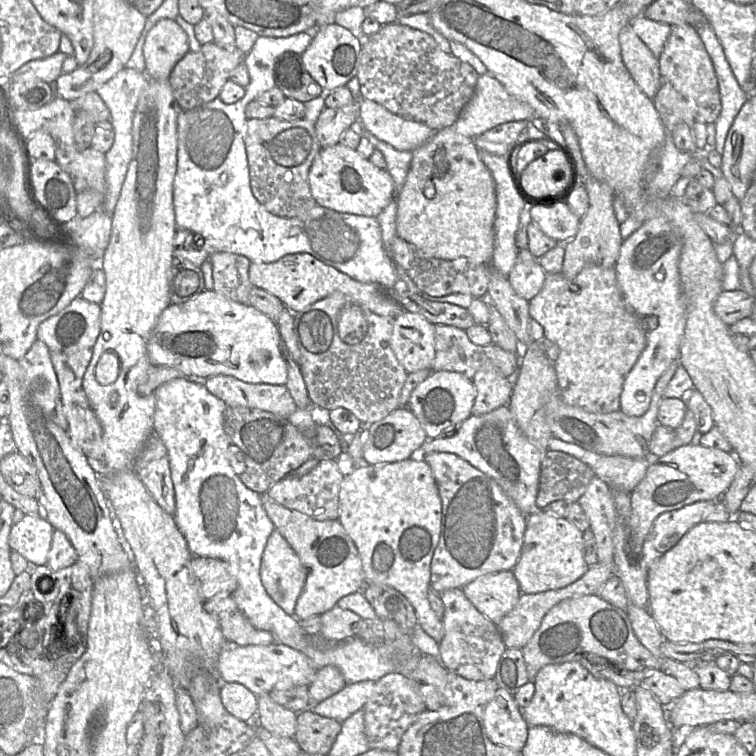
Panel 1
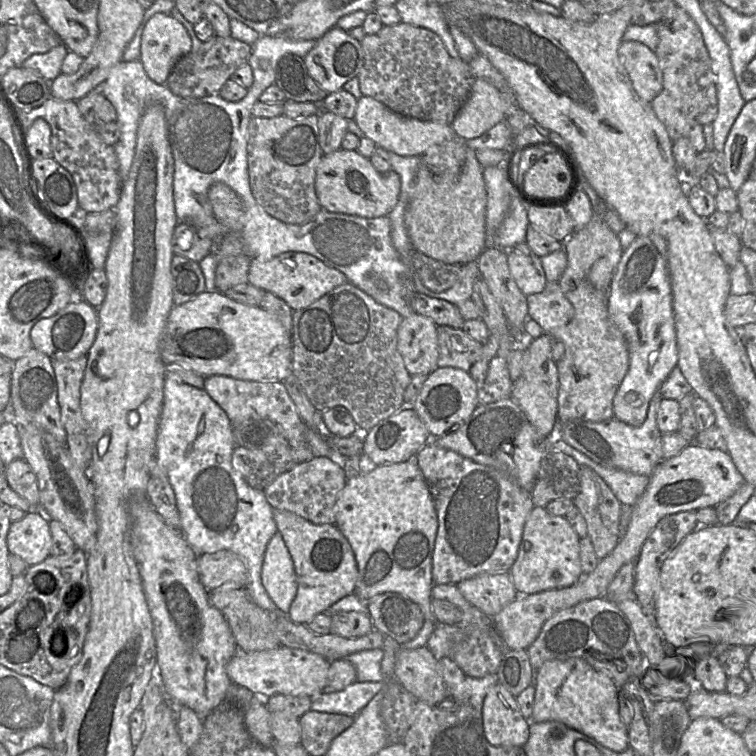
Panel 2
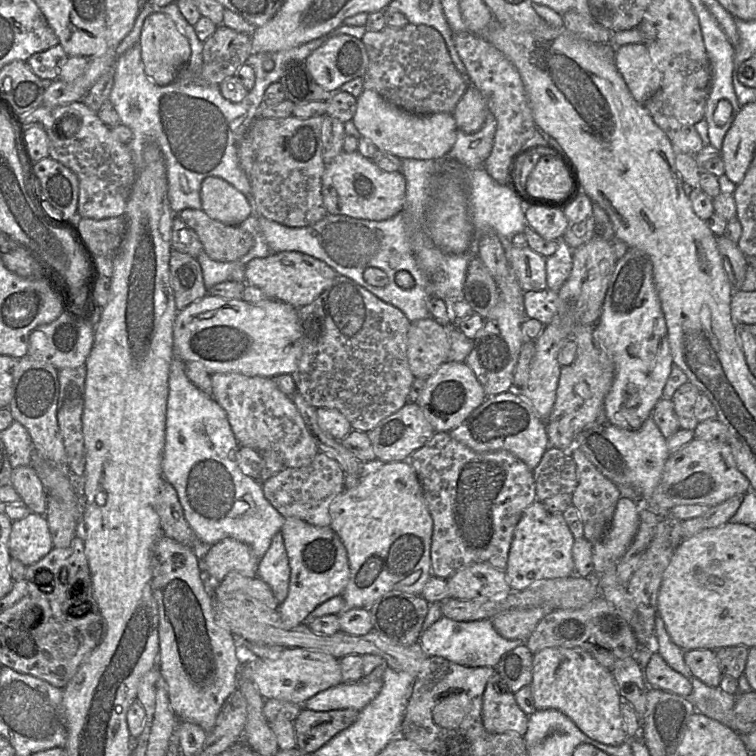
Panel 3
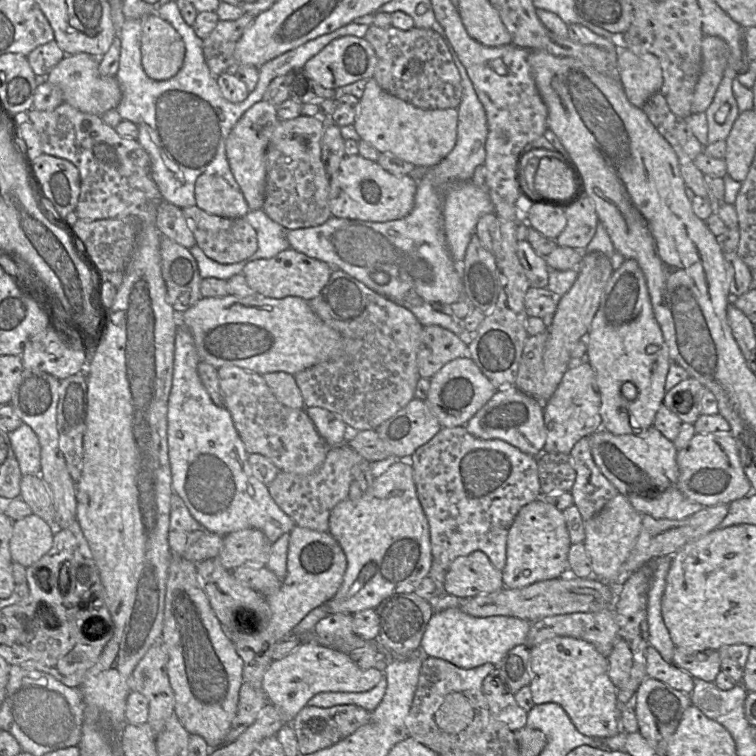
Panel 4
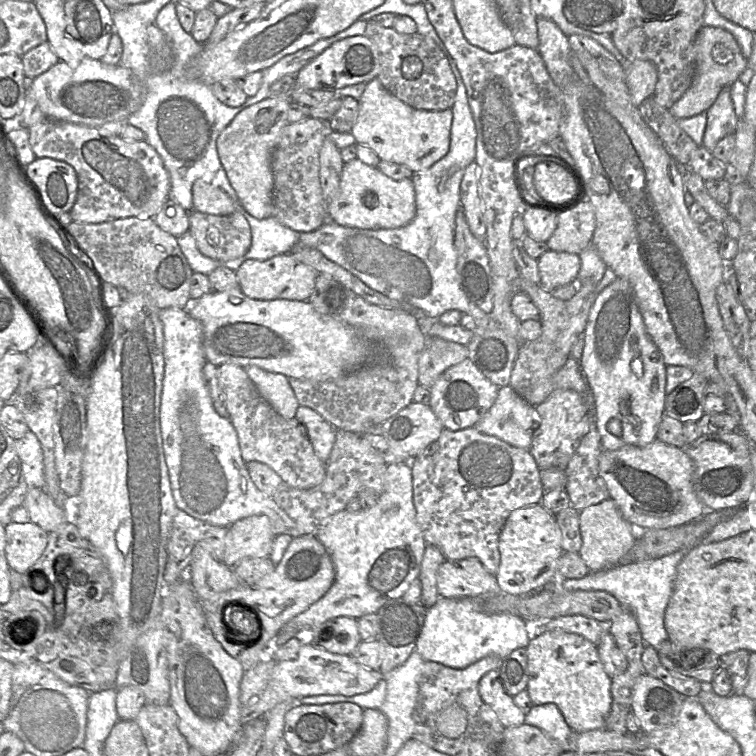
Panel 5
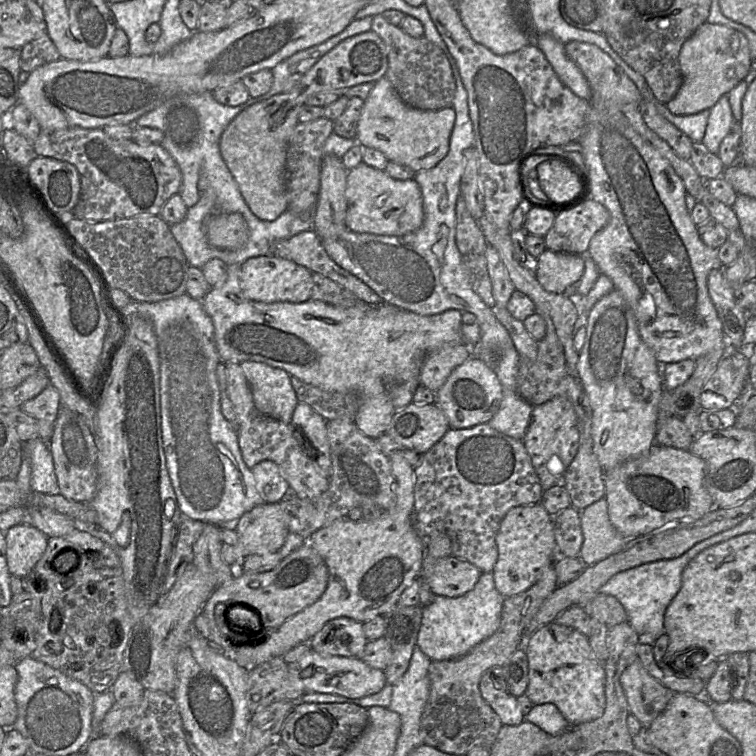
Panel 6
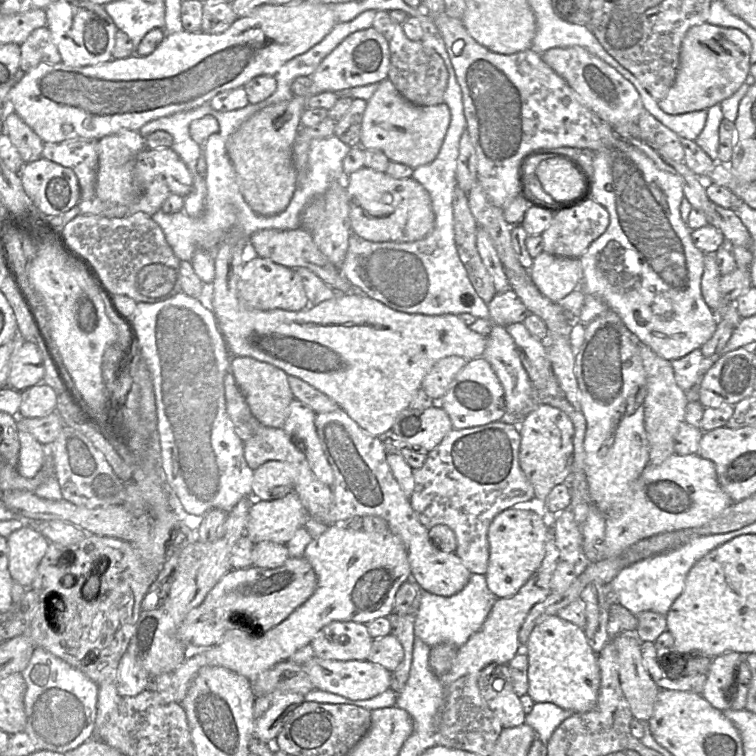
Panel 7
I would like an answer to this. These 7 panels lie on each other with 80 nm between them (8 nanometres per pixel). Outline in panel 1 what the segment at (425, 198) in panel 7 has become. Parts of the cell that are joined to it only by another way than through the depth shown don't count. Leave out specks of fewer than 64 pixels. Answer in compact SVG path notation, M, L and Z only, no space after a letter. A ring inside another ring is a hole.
M340 143L320 149L310 167L308 182L316 204L340 213L376 217L390 203L394 195L394 182L386 169L376 167L369 158L361 156L356 149Z

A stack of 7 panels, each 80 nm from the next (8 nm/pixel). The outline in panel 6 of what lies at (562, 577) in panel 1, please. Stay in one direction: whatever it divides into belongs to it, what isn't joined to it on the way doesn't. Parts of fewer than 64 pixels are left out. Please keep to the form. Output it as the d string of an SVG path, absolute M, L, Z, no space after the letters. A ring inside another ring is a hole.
M540 503L511 508L500 523L495 542L498 557L492 575L497 591L505 598L515 596L529 589L539 579L545 568L557 559L553 516Z

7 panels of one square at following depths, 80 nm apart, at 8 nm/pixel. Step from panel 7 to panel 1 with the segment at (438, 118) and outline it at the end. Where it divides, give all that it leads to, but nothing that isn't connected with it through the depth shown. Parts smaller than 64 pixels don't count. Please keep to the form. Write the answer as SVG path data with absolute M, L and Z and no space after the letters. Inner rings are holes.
M369 99L358 101L359 121L364 130L397 150L413 151L435 133L427 125L394 114L375 101Z

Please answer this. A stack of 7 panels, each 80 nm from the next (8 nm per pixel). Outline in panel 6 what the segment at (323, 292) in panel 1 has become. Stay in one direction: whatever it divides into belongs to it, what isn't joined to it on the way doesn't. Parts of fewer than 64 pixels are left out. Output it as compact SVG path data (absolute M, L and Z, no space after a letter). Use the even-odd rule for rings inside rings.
M266 255L250 258L241 265L241 289L243 295L252 301L262 303L302 303L311 299L313 287L312 272L295 262Z

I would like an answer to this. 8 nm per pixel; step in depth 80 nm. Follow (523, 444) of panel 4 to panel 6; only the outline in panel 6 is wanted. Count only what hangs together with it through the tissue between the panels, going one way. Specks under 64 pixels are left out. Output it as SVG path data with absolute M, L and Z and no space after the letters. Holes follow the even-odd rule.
M503 389L499 409L487 424L502 434L523 440L531 422L532 408L516 390Z

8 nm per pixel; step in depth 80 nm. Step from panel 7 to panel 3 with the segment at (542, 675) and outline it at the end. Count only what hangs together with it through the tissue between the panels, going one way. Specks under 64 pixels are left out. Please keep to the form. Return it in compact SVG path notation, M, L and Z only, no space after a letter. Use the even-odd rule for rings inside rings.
M546 648L534 654L530 688L535 710L562 712L589 738L611 746L618 746L629 739L620 712L621 698L612 674L587 651L581 648Z

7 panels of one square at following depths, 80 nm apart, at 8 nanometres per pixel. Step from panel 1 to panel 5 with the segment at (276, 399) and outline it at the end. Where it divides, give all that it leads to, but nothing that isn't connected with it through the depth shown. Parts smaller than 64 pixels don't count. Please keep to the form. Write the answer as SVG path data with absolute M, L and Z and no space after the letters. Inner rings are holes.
M222 364L218 377L229 420L237 432L242 459L246 463L258 461L268 465L289 487L310 489L320 485L326 474L325 464L316 456L306 428L295 417L286 419L279 415L260 395L243 367Z

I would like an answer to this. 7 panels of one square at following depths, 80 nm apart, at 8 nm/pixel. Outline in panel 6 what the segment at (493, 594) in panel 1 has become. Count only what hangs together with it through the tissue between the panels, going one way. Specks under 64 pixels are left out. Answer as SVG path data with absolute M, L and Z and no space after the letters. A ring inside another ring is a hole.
M424 555L421 578L435 596L458 597L471 591L482 572L452 555L433 559Z

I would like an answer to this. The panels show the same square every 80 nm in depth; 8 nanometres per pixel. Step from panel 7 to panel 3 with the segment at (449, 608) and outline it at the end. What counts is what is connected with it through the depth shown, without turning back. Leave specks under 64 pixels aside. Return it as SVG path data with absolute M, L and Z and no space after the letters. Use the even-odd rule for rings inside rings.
M441 617L423 631L419 638L419 645L427 657L442 657L465 667L495 668L504 654L522 644L525 643L500 636L488 619L462 622Z

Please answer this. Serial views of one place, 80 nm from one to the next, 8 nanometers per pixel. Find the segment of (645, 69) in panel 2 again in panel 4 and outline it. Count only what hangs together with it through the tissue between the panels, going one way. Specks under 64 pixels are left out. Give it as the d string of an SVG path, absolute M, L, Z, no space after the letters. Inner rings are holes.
M619 48L617 65L620 82L633 106L641 108L652 95L659 92L663 83L662 70L653 54Z

